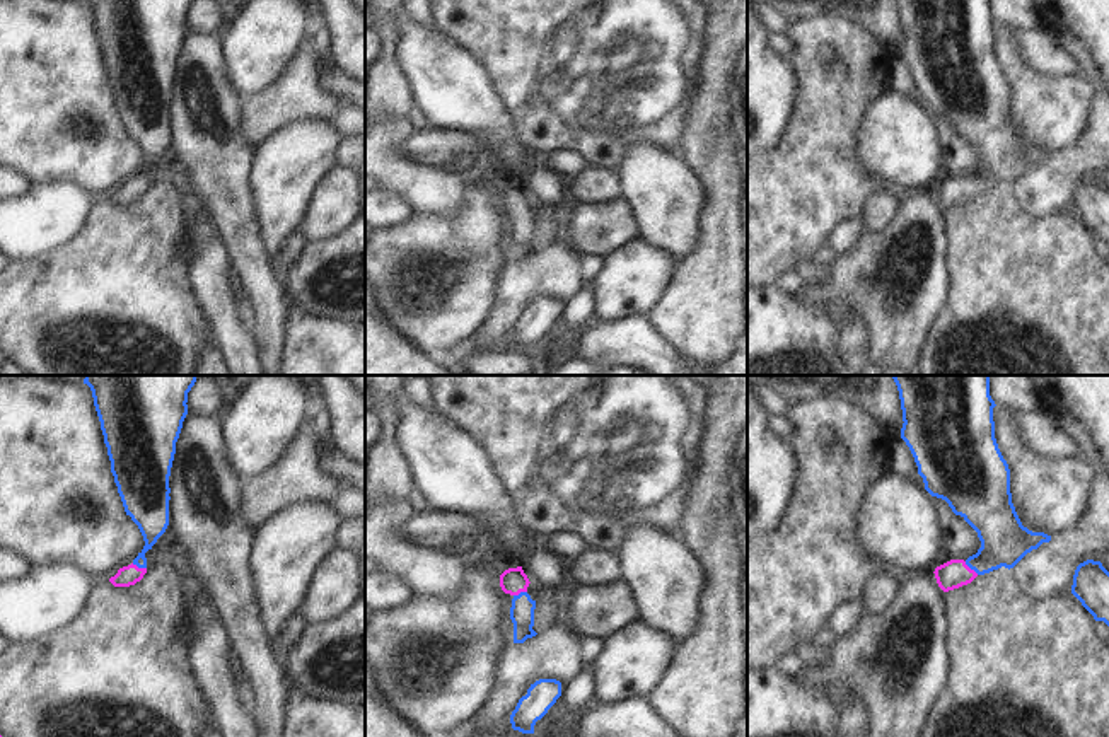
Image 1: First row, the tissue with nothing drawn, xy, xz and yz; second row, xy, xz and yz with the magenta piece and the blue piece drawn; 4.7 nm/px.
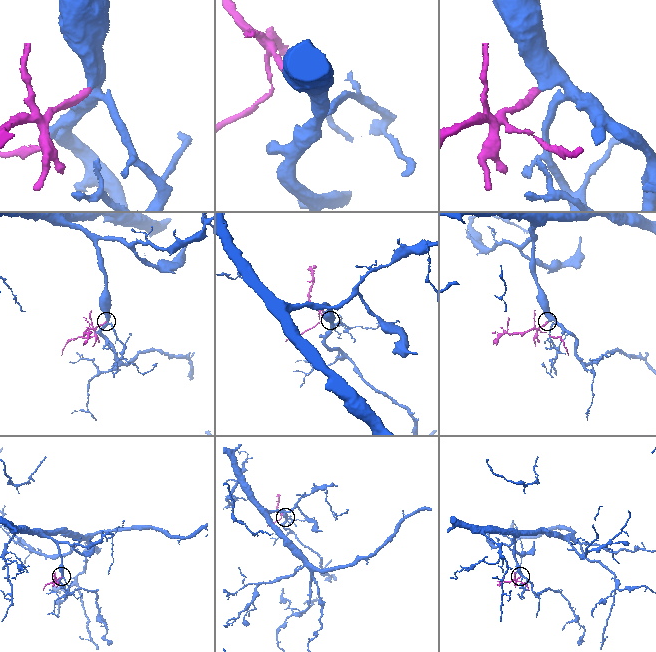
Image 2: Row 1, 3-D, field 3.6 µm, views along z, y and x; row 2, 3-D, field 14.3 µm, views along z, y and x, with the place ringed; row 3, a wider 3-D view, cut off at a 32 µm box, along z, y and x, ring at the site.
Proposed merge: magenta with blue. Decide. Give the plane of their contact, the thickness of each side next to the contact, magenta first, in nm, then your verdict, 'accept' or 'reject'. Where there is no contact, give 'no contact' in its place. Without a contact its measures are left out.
meets magenta in yz; 140 nm thick on the magenta side, 220 nm on the other; accept

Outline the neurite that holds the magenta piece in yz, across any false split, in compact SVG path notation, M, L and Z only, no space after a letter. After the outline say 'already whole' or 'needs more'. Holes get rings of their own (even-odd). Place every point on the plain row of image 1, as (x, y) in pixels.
M896 0L903 27L901 56L909 65L925 107L949 121L976 150L981 165L964 177L935 186L944 210L971 201L978 193L1002 184L1013 186L1027 171L1049 160L1051 154L1022 143L1010 111L1010 87L996 56L990 0Z; needs more

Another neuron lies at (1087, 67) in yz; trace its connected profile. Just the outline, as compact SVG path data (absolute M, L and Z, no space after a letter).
M1071 34L1056 36L1058 43L1075 58L1078 73L1085 77L1097 90L1109 96L1109 85L1102 84L1102 70L1097 67L1087 46Z

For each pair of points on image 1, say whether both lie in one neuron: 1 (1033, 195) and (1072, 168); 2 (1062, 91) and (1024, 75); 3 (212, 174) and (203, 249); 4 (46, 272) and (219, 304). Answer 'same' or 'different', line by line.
1: same
2: same
3: different
4: different

